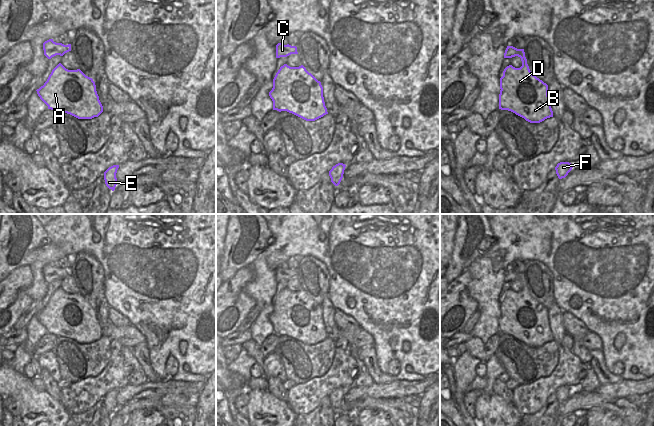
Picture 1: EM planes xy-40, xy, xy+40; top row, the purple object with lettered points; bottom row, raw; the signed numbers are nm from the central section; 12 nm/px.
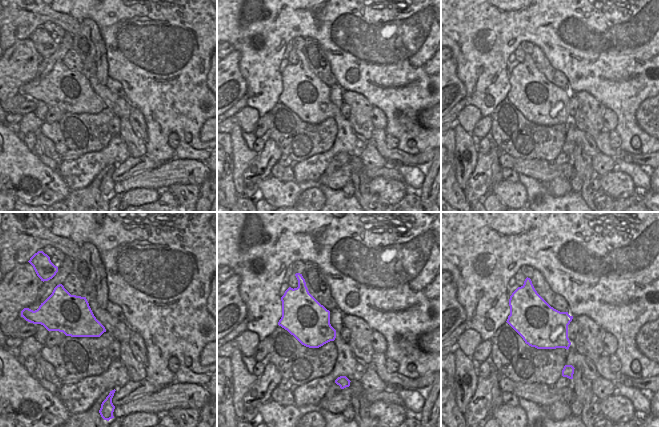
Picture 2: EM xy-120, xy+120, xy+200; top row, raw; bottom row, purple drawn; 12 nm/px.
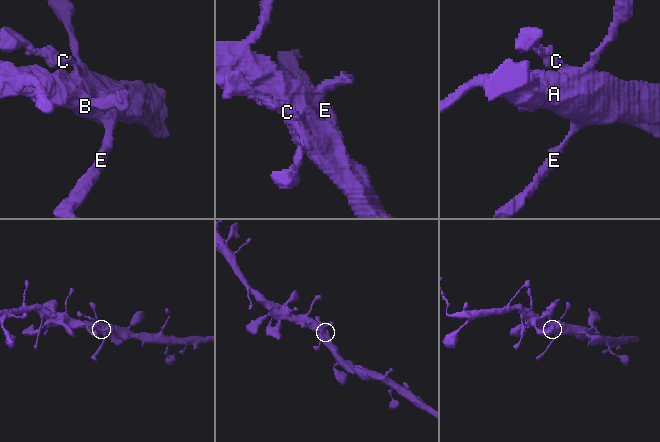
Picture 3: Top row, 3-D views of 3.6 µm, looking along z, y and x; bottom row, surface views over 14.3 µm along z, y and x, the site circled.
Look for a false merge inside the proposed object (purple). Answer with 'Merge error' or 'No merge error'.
Merge error.

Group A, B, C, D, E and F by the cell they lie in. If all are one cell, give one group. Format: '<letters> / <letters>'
A B D E F / C

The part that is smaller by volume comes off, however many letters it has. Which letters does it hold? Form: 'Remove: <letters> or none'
Remove: C

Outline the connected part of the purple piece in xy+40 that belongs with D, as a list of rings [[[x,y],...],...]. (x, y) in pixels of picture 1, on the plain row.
[[[524,273],[519,274],[522,290],[507,290],[500,302],[499,333],[508,334],[530,347],[540,347],[553,341],[548,309],[533,299]]]

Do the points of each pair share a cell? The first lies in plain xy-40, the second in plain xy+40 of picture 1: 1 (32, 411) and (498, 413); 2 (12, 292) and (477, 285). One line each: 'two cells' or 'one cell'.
1: one cell
2: two cells

